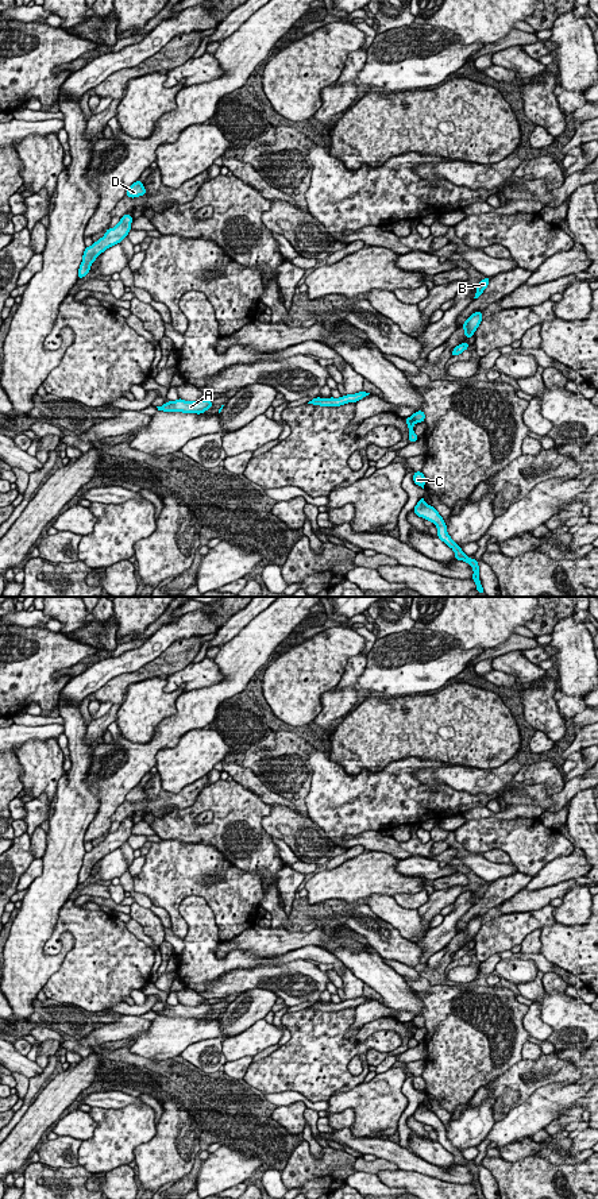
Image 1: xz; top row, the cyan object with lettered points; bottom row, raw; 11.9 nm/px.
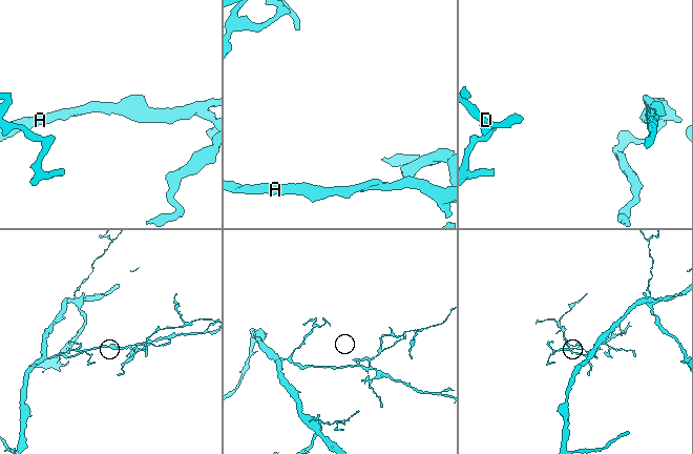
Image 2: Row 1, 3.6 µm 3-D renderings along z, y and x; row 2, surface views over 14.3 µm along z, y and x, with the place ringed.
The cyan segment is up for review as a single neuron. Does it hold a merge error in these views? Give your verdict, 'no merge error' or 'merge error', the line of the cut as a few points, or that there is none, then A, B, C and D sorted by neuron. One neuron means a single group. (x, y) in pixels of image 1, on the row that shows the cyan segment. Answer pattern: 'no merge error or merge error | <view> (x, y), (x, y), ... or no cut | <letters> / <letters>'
merge error | xz (411, 416), (416, 421) | A C D / B

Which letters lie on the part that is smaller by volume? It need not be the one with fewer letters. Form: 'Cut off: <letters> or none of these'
Cut off: B

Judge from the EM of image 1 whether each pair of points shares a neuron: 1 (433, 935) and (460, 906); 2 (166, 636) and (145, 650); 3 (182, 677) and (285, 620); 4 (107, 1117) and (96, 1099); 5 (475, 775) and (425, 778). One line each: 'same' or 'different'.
1: same
2: same
3: different
4: different
5: same

